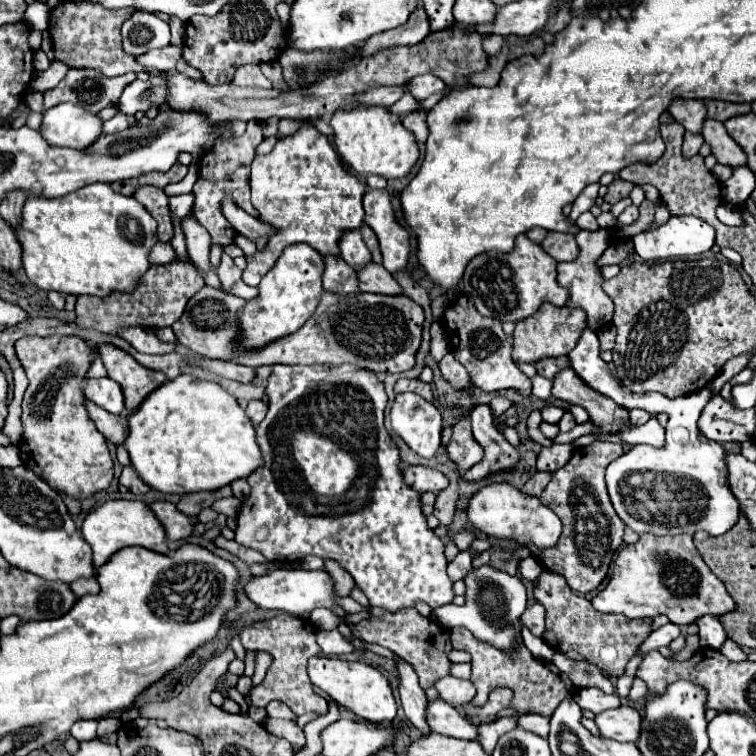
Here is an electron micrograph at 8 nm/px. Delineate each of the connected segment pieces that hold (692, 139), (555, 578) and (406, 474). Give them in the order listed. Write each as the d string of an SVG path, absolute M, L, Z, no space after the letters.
M686 133L686 135L684 135L684 147L682 147L682 153L684 153L686 157L694 157L694 155L698 153L698 149L700 149L702 143L704 143L702 135Z
M544 571L534 583L534 597L546 609L544 641L556 651L576 651L588 663L596 665L610 677L622 677L628 661L634 657L640 643L652 633L652 619L626 619L624 615L610 615L596 611L588 599L576 595L562 575Z
M408 465L406 469L402 469L402 477L418 493L424 493L424 491L438 493L440 489L444 489L448 485L448 479L440 471L428 469L428 467Z

